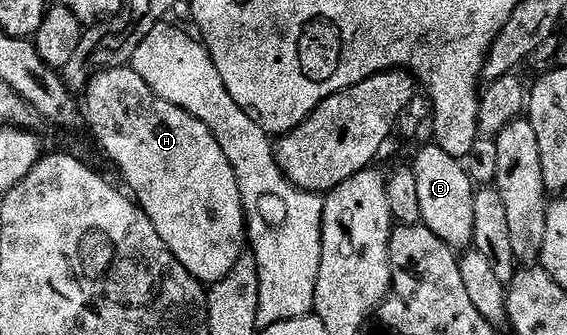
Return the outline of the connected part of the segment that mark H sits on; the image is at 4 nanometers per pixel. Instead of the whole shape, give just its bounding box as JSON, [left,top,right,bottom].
[86,66,246,286]

